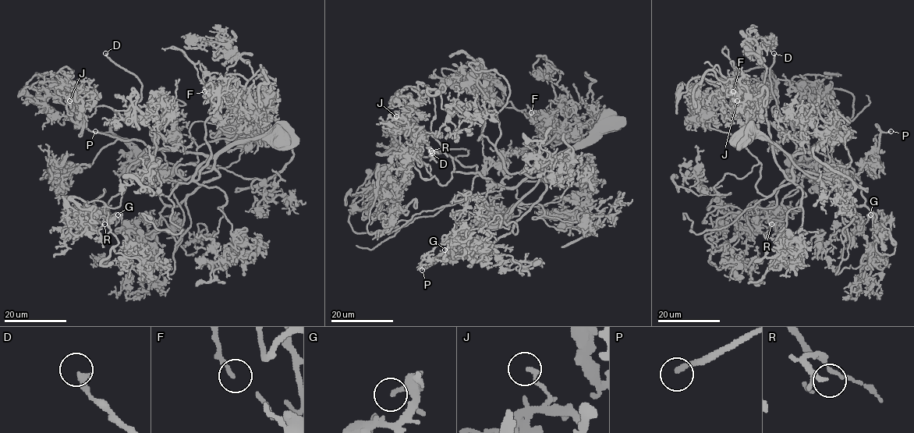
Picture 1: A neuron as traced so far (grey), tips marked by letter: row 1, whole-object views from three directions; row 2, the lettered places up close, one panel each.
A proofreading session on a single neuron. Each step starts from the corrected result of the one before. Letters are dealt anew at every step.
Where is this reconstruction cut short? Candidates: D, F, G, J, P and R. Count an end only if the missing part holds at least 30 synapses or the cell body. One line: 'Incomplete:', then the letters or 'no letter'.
Incomplete: D, J, R

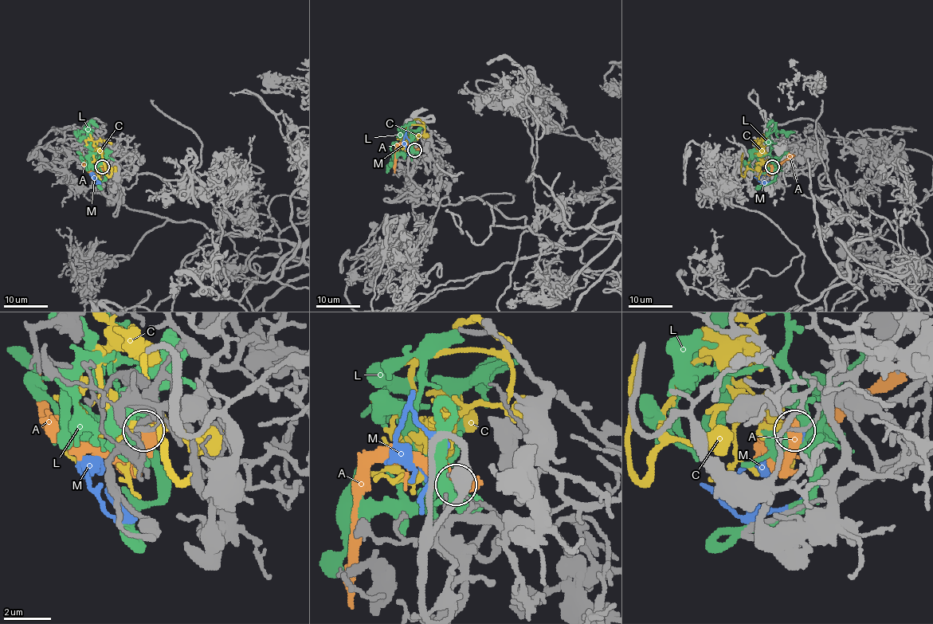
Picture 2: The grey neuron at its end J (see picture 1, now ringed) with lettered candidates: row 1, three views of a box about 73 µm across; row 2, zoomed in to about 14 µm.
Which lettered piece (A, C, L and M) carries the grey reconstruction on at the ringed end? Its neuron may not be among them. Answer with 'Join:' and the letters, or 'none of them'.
Join: C

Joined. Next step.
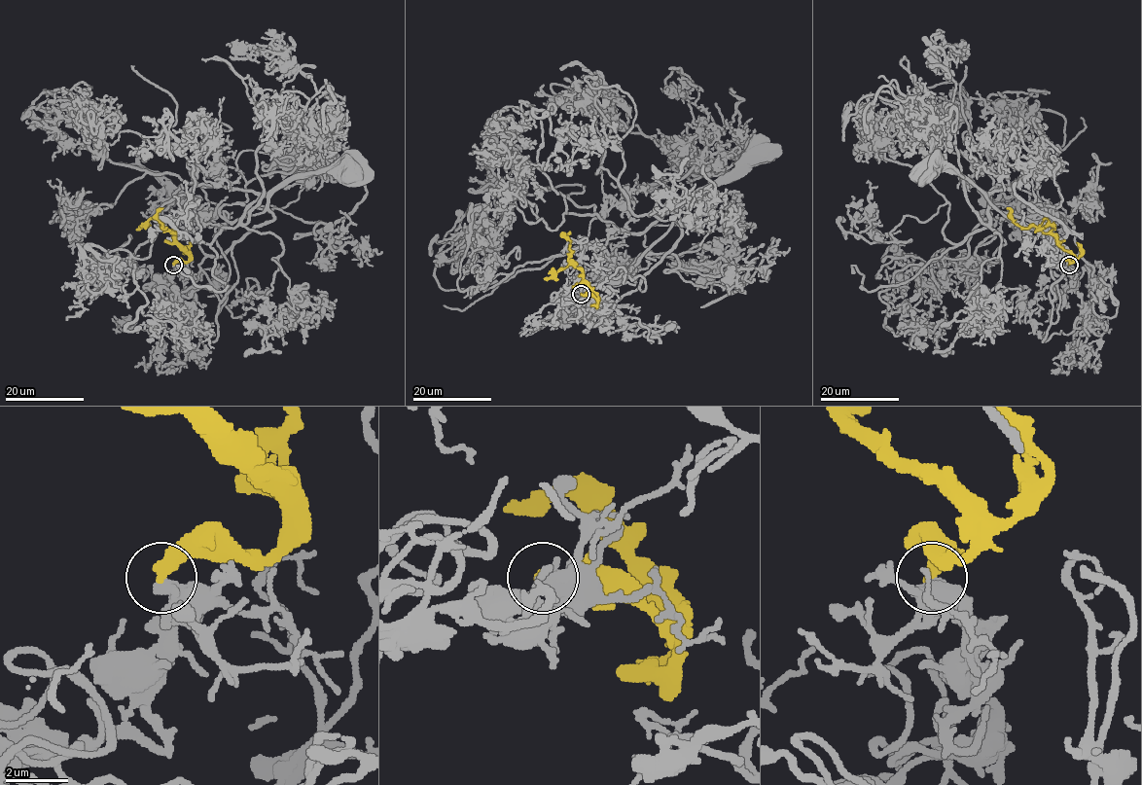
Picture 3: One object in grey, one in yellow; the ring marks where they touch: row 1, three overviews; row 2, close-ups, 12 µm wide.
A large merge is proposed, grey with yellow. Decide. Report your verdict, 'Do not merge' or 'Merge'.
Do not merge

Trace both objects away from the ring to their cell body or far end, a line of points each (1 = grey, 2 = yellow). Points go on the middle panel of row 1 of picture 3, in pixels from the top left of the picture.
1: (581, 294), (567, 294), (623, 273), (642, 276), (644, 291), (647, 273), (681, 235), (676, 212), (760, 150)
2: (581, 294), (596, 299), (584, 283), (584, 275), (569, 260), (570, 241), (565, 236), (570, 231)

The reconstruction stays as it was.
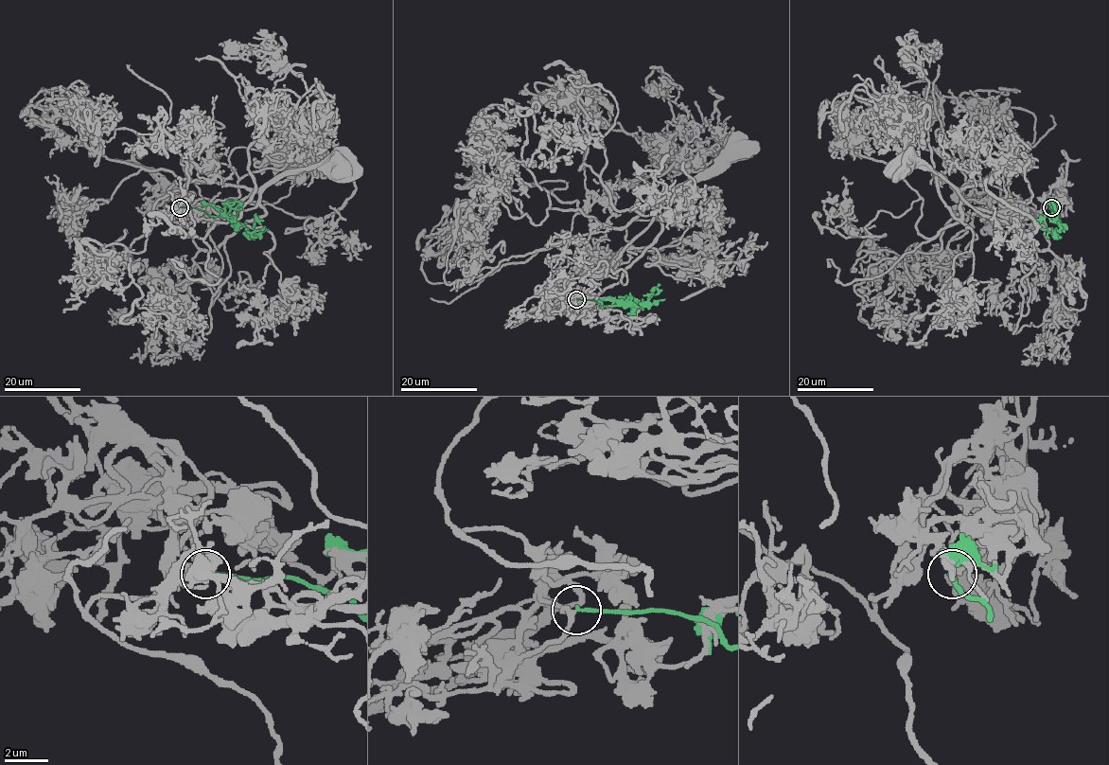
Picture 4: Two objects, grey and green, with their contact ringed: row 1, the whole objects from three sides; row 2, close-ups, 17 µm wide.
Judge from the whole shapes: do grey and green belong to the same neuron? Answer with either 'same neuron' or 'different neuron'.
different neuron

